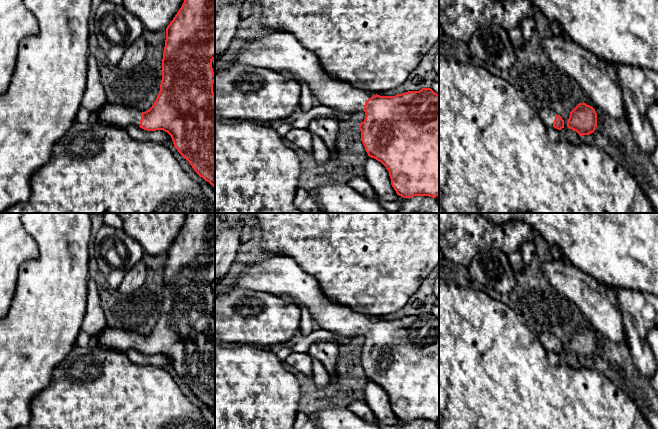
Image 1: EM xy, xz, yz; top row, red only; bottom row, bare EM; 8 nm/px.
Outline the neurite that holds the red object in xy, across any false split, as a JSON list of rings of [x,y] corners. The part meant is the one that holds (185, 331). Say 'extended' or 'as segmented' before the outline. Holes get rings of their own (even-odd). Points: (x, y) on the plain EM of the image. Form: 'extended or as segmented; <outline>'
extended; [[[186,213],[186,221],[181,232],[166,252],[166,264],[161,294],[162,304],[159,318],[152,331],[145,336],[140,336],[137,333],[107,326],[94,339],[101,345],[101,347],[119,352],[124,352],[129,349],[136,349],[147,355],[163,354],[167,356],[172,362],[174,371],[189,386],[194,395],[215,412],[215,318],[213,316],[215,298],[212,292],[213,283],[215,283],[215,213]]]

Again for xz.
extended; [[[269,255],[262,261],[243,265],[245,271],[238,276],[232,286],[275,296],[287,295],[308,309],[318,328],[346,336],[363,334],[366,340],[359,349],[361,365],[368,380],[381,386],[386,391],[391,409],[397,419],[403,422],[414,420],[436,422],[439,419],[439,319],[431,312],[408,315],[395,320],[371,319],[367,315],[353,311],[350,307],[332,302],[322,292],[316,278],[306,273],[292,257]]]

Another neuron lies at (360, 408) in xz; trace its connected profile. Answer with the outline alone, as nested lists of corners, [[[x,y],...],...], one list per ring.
[[[357,399],[352,401],[348,409],[366,422],[377,422],[377,418],[364,400]]]

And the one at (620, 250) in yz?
[[[480,213],[490,222],[502,225],[508,221],[521,221],[535,229],[549,246],[558,246],[565,258],[579,270],[613,288],[642,291],[658,296],[658,213]]]

